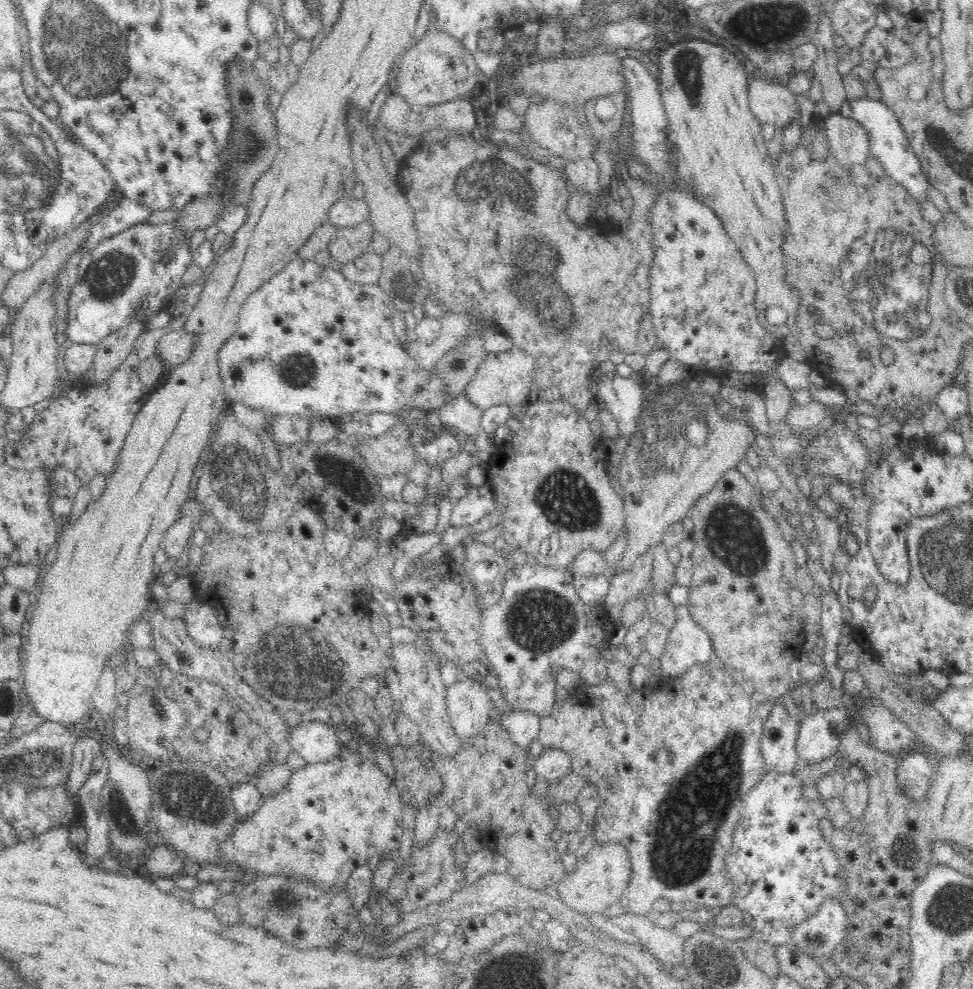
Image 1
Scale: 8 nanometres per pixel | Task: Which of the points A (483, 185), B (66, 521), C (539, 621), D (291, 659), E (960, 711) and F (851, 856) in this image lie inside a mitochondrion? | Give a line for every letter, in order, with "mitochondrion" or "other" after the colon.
A: mitochondrion
B: other
C: mitochondrion
D: mitochondrion
E: other
F: other

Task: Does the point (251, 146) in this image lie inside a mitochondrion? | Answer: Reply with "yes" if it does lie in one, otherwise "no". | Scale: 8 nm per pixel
yes

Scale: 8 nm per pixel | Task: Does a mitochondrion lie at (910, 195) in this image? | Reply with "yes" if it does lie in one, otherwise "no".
no

